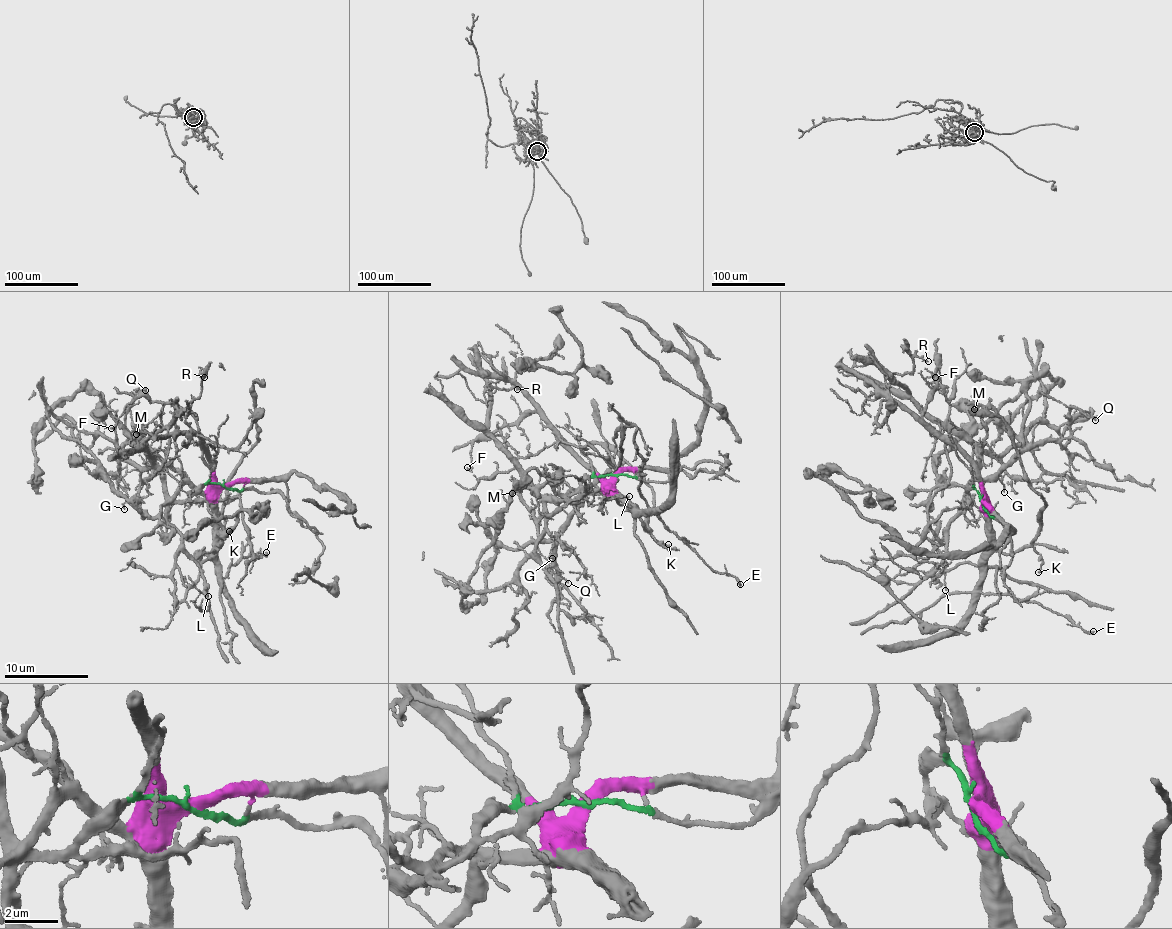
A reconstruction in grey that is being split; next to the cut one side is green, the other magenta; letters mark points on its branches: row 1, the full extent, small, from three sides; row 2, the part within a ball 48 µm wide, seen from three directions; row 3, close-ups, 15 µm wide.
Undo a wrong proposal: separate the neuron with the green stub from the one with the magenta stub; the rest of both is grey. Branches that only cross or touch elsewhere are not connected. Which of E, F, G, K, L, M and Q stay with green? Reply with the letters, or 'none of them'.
G

